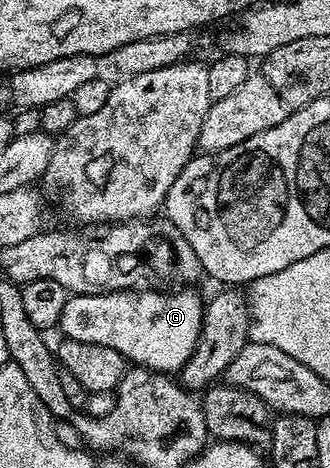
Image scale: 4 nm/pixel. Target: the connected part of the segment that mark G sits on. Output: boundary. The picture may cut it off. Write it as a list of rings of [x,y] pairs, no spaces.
[[[191,287],[157,290],[158,292],[121,290],[102,294],[69,295],[66,306],[62,306],[59,335],[65,340],[110,346],[110,350],[118,350],[125,361],[141,368],[167,374],[179,373],[180,367],[191,358],[198,346],[204,322],[205,301],[200,300],[199,294],[188,288]]]

